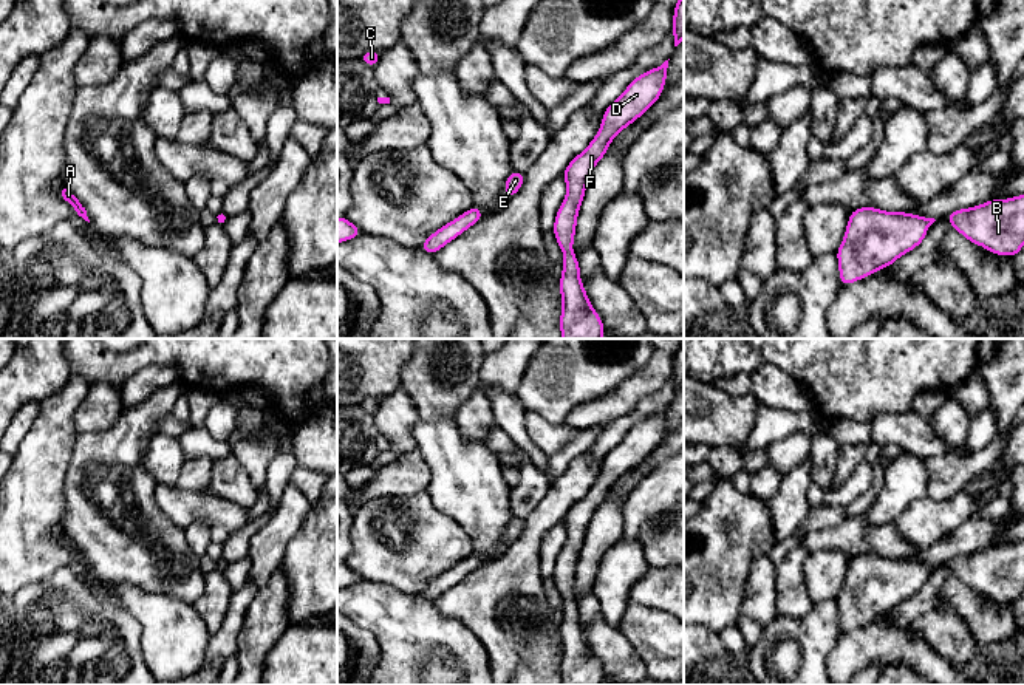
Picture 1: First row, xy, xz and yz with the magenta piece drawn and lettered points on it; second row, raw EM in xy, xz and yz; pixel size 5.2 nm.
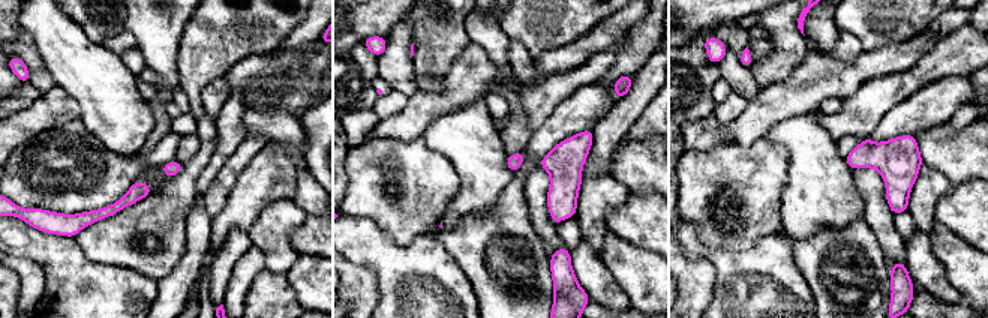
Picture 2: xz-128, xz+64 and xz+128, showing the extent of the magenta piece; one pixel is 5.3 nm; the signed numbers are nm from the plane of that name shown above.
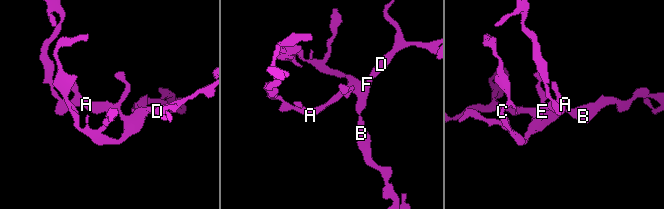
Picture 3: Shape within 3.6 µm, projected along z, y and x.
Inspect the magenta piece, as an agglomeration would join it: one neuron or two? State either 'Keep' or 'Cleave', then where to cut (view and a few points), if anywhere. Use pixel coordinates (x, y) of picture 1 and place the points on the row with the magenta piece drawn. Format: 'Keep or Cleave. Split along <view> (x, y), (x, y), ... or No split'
Keep. No split

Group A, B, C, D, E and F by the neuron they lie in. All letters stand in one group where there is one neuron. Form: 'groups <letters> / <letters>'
groups A B C D E F

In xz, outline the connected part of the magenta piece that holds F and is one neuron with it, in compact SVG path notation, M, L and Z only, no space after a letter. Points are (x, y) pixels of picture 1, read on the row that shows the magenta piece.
M668 60L660 66L637 76L626 90L603 113L602 127L591 144L575 156L561 178L568 192L555 215L554 235L563 250L563 274L558 283L561 292L561 339L603 339L600 315L591 306L580 280L580 268L572 252L577 215L594 165L606 155L611 141L659 99L667 79Z

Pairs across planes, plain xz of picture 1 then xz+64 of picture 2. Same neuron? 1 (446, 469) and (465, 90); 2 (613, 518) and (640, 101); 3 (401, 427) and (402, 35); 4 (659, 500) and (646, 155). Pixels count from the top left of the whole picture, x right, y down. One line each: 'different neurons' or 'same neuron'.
1: different neurons
2: same neuron
3: same neuron
4: different neurons

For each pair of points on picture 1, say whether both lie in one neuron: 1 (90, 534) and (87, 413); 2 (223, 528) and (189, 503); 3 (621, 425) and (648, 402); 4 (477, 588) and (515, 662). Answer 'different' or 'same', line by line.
1: different
2: same
3: same
4: same

